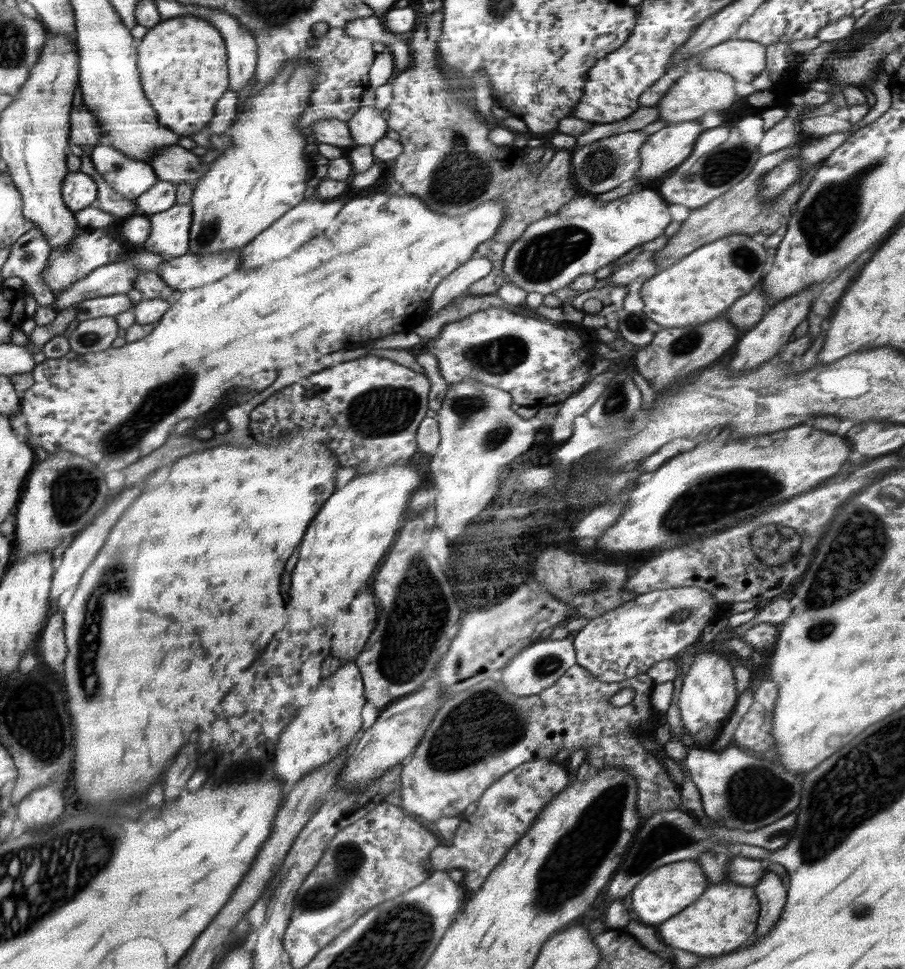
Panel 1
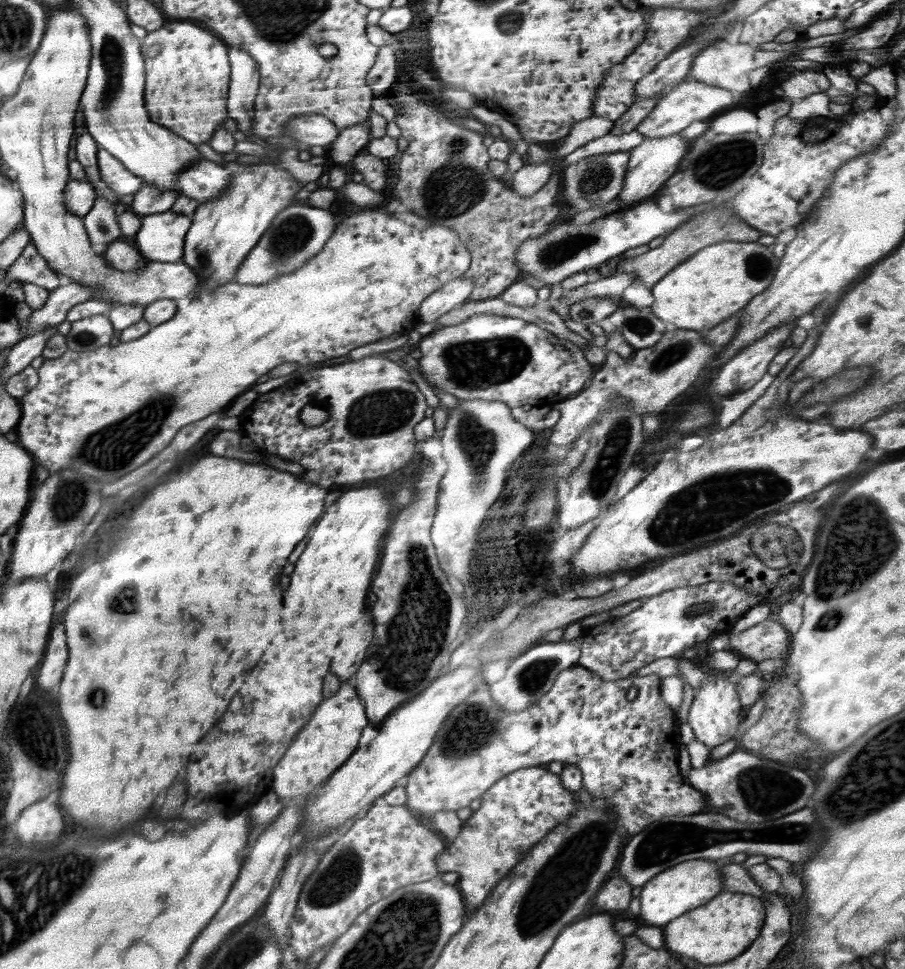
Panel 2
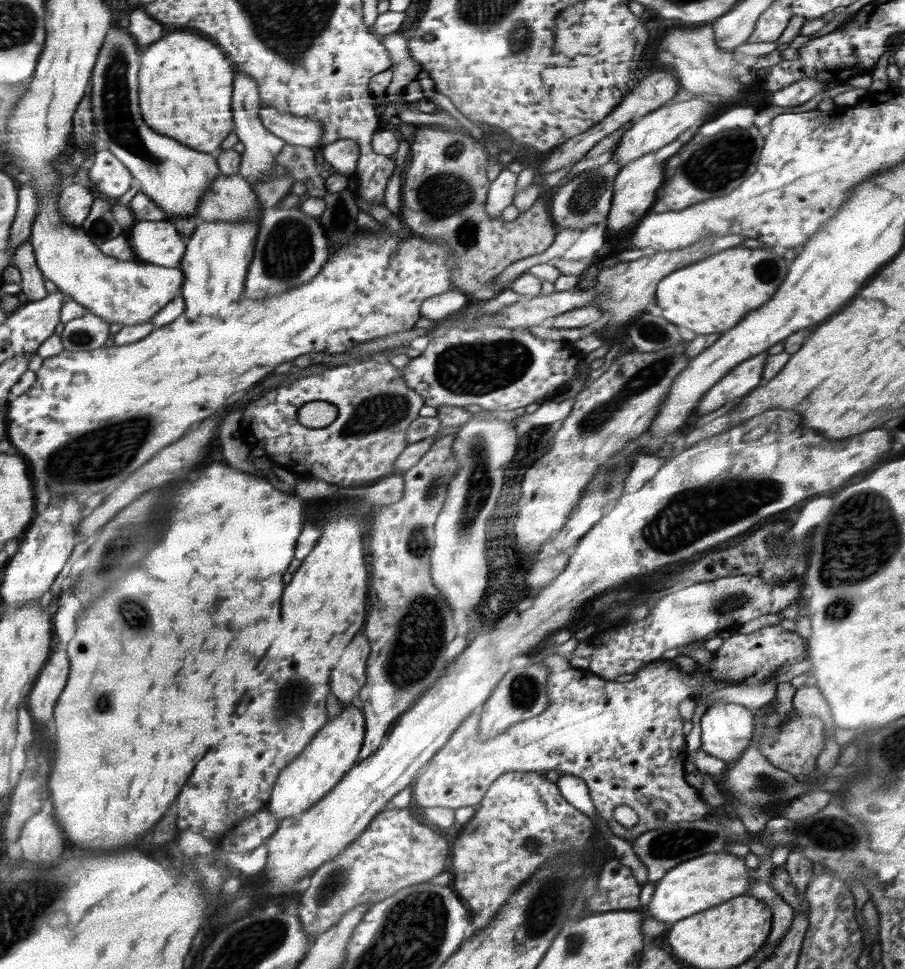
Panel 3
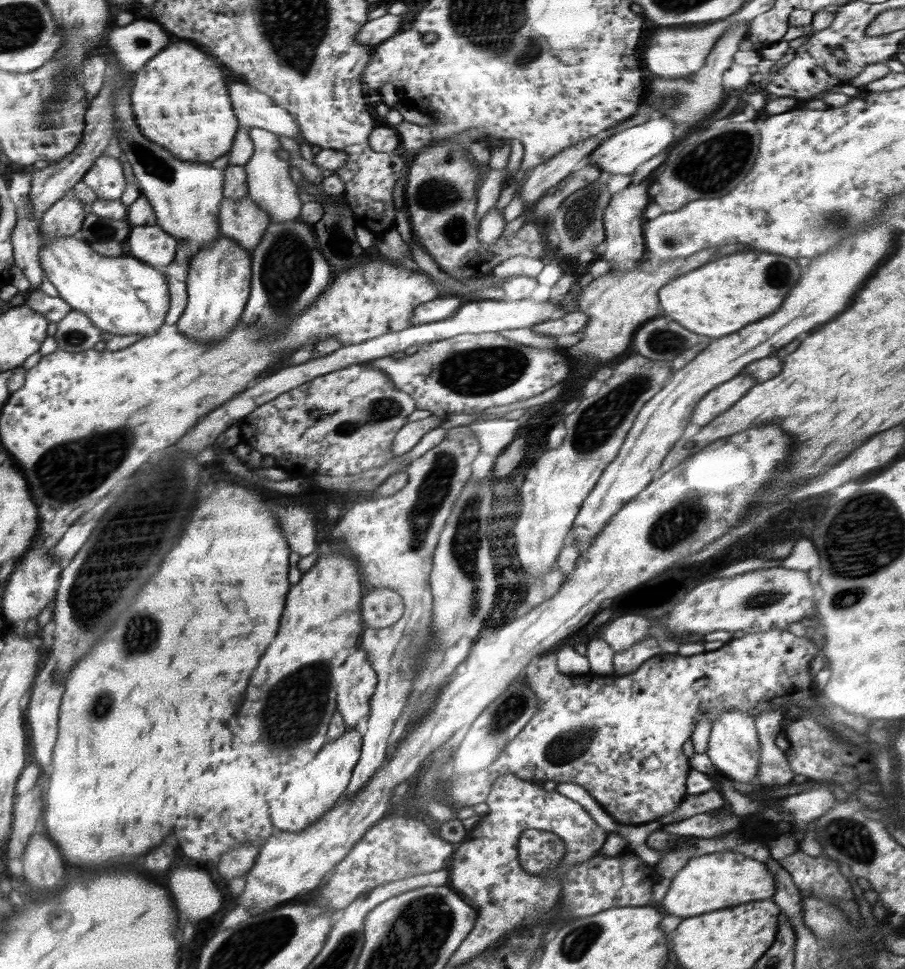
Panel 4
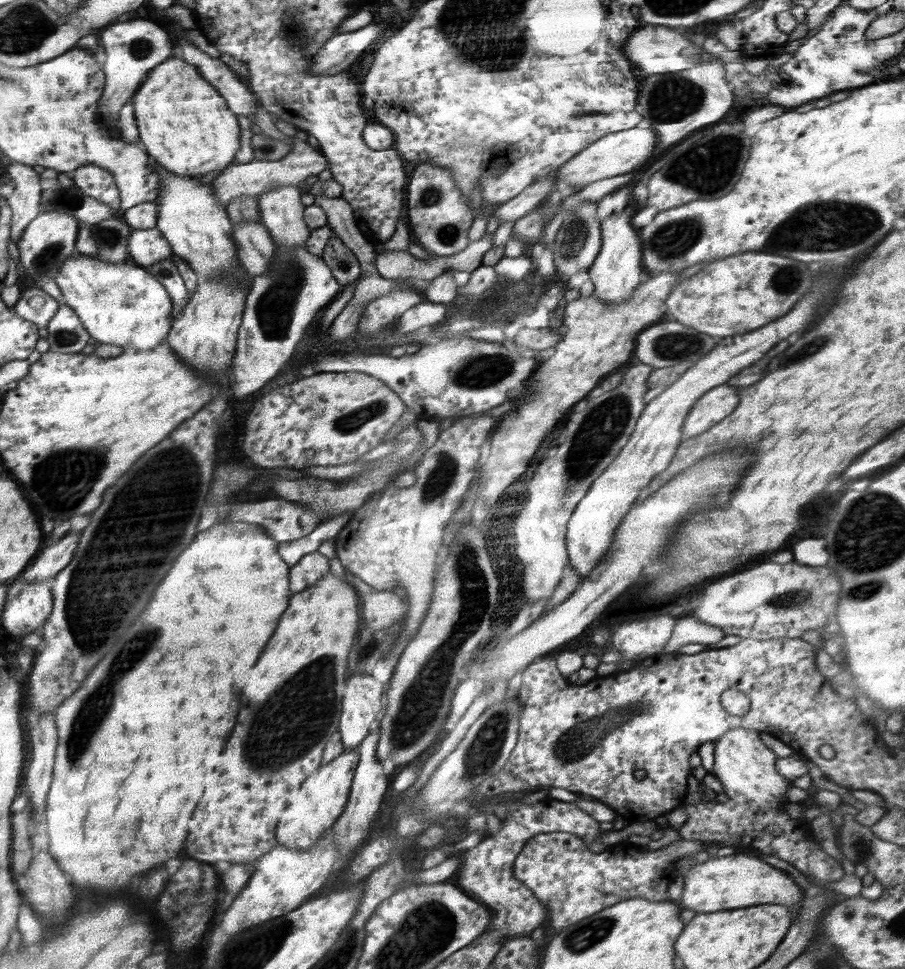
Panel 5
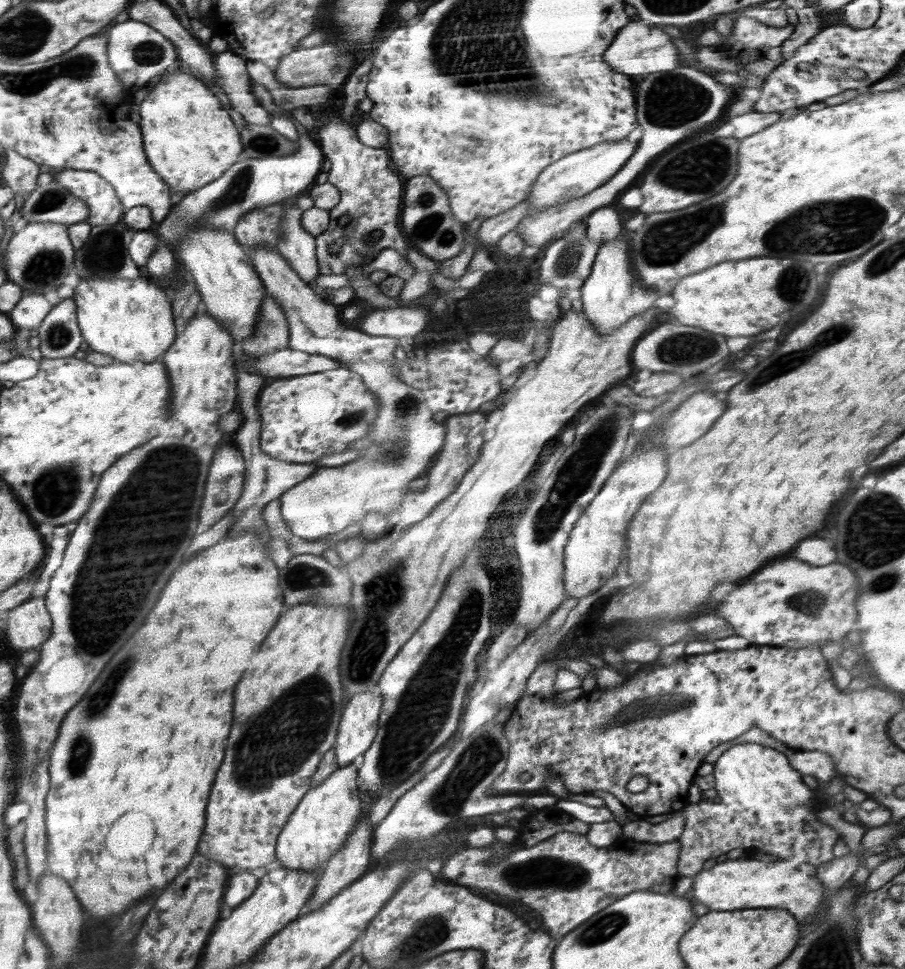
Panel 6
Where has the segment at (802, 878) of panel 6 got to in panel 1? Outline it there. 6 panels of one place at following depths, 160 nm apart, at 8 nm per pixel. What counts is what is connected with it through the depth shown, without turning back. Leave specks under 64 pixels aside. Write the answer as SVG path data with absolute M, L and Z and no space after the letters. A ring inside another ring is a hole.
M680 860L655 868L640 880L640 884L634 886L632 890L631 904L638 914L640 922L660 924L660 922L668 920L670 916L678 914L680 910L684 910L686 906L690 906L692 902L696 902L709 885L702 867L696 860Z

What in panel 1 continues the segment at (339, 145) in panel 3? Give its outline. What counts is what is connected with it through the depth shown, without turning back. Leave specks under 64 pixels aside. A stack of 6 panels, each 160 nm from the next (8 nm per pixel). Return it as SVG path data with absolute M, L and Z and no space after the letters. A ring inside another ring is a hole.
M374 106L360 107L347 122L353 140L353 147L372 146L378 139L386 137L387 122Z

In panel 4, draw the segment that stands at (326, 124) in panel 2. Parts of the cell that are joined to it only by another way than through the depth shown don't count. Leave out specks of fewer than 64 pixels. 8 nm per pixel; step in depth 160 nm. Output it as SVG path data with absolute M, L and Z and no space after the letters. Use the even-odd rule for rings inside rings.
M246 83L229 84L234 112L243 127L263 128L278 136L293 138L300 142L303 138L296 120L281 106L263 92Z

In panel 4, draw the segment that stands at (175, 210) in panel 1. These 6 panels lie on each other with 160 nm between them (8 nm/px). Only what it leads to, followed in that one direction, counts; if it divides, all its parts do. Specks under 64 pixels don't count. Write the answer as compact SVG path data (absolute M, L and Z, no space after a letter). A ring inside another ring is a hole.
M156 224L132 227L126 243L131 256L158 267L176 260L179 241Z

